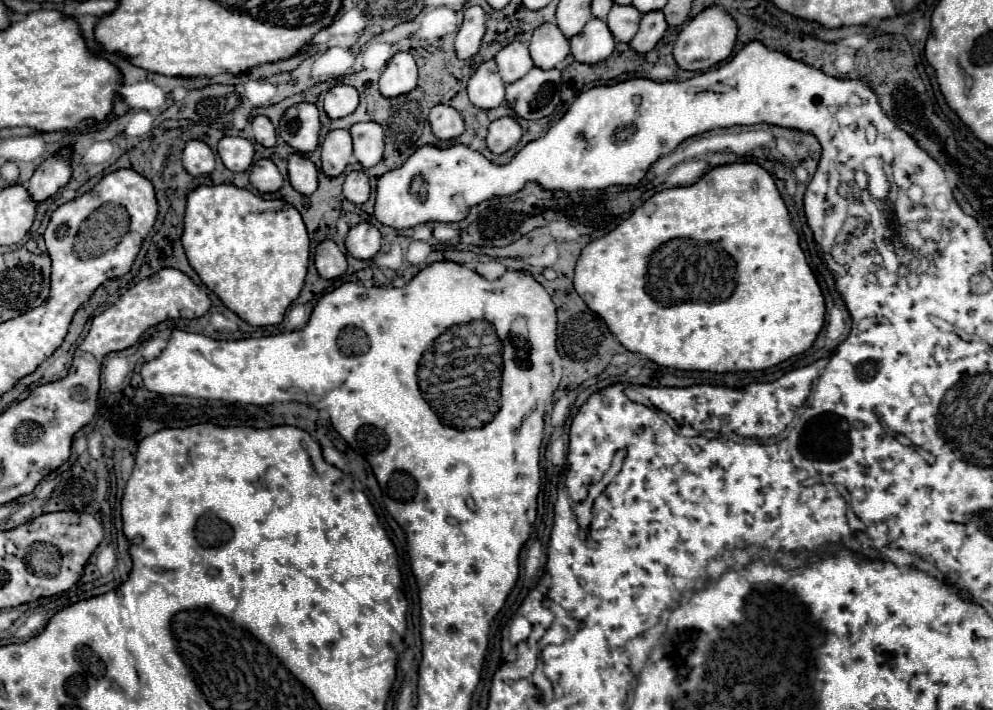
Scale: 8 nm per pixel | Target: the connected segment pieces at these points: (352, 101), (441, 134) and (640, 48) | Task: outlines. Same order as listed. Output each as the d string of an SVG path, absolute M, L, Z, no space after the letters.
M335 85L325 93L325 113L331 119L341 119L351 115L359 105L359 93L349 85Z
M435 105L429 113L429 123L439 141L455 139L465 131L463 117L451 105Z
M661 11L645 13L641 17L641 27L637 35L629 41L629 47L633 47L633 51L637 51L639 55L649 53L657 45L657 41L663 37L665 29L667 29L667 21Z

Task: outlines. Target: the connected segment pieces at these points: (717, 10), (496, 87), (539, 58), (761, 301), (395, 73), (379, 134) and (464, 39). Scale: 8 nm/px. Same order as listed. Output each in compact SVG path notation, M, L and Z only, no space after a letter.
M713 5L705 11L701 11L697 17L693 17L685 25L685 29L677 35L677 41L673 47L675 63L679 65L679 69L707 71L713 65L717 65L719 61L725 61L733 53L735 39L737 39L737 25L735 25L733 17L723 7Z
M495 61L483 63L473 73L473 77L469 79L469 85L467 85L467 93L469 93L469 101L479 109L495 109L503 103L505 85L499 77Z
M543 23L533 31L529 53L537 67L553 69L569 55L569 41L563 37L555 23Z
M755 163L721 165L695 185L653 195L617 229L581 251L573 287L627 351L679 371L769 369L807 351L825 321L825 301L799 247L787 207L773 177Z
M397 53L379 79L379 91L383 97L399 97L413 91L417 85L417 65L409 53Z
M367 121L367 123L355 123L349 129L349 133L353 137L353 155L357 157L357 161L365 169L377 165L383 157L383 147L385 147L383 129L377 123Z
M467 7L465 19L455 39L455 53L459 59L471 59L477 55L481 39L485 35L485 13L481 7Z

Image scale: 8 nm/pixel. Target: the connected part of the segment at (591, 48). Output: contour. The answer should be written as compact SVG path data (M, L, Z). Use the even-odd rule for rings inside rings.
M591 19L579 35L571 39L571 55L579 63L601 63L605 61L615 49L615 39L601 19Z

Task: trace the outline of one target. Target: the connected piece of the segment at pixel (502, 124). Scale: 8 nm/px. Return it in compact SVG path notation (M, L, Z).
M501 117L489 125L487 133L487 147L491 153L507 153L513 149L521 139L521 127L511 117Z

